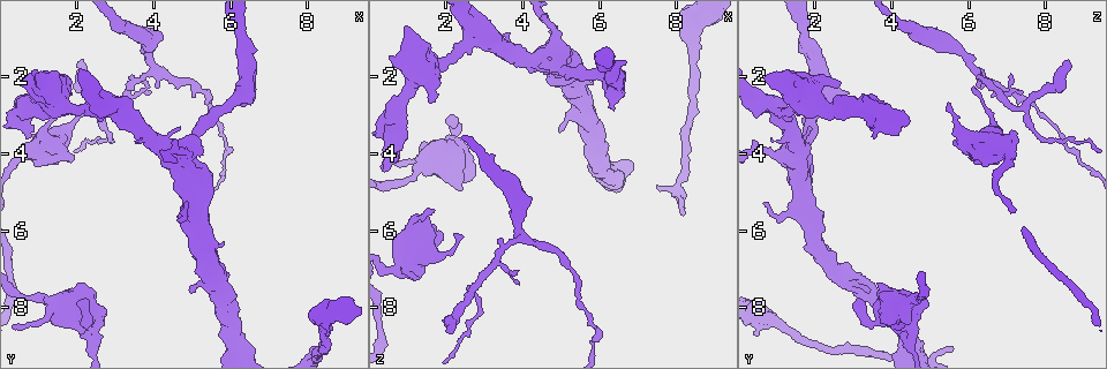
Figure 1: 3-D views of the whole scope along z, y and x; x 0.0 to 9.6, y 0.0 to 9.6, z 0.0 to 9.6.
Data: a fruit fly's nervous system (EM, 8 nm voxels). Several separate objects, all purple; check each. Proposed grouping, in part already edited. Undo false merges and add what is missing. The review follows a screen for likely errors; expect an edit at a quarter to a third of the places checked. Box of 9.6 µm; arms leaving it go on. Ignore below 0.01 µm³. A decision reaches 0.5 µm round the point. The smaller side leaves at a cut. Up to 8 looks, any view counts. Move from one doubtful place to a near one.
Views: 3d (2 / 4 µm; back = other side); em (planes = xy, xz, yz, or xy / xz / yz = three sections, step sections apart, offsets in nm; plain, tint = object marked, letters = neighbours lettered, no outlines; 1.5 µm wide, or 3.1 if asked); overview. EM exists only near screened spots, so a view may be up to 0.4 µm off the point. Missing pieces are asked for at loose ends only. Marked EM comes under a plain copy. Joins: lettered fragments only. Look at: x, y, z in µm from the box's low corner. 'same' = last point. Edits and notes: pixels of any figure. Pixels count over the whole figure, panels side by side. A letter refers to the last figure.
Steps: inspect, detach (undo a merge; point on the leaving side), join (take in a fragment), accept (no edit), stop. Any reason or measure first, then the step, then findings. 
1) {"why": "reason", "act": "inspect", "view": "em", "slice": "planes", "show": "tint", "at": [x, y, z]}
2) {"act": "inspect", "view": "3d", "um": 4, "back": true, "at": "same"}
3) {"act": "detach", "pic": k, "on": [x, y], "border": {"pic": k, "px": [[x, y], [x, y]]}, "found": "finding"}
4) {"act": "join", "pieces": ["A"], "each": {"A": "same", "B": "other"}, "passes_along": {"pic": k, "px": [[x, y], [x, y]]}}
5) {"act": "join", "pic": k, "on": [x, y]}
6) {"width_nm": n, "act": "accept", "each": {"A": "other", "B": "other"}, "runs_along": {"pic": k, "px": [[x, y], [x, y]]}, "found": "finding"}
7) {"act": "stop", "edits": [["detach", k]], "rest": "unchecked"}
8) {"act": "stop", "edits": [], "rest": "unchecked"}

{"why": "an open end", "act": "inspect", "view": "em", "slice": "planes", "show": "tint", "at": [2.35, 2.30, 6.15]}

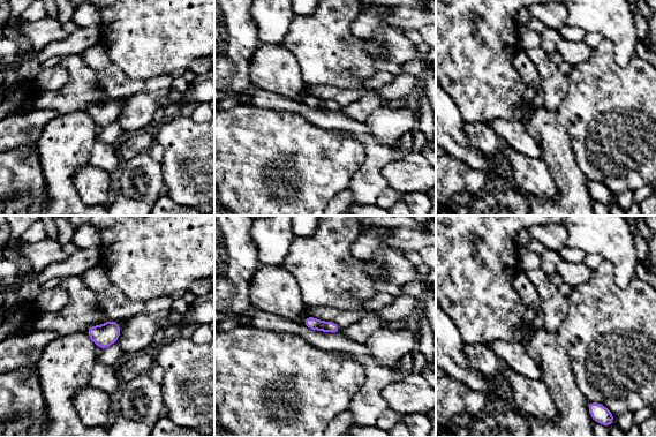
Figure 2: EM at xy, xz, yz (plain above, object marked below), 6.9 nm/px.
{"act": "inspect", "view": "em", "slice": "planes", "show": "letters", "at": "same"}

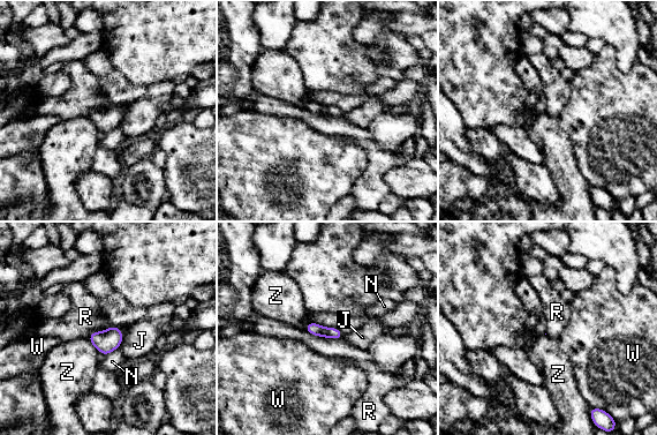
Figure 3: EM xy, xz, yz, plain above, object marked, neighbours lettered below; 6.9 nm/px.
{"width_nm": 80, "act": "accept", "each": {"J": "other", "N": "other", "R": "other", "W": "other", "Z": "other"}, "border": {"pic": 3, "px": [[303, 329], [319, 336], [342, 338]]}, "found": "none of them fits"}

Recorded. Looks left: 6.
{"why": "sudden change in width", "act": "inspect", "view": "em", "slice": "planes", "show": "letters", "at": [2.35, 8.95, 4.45]}

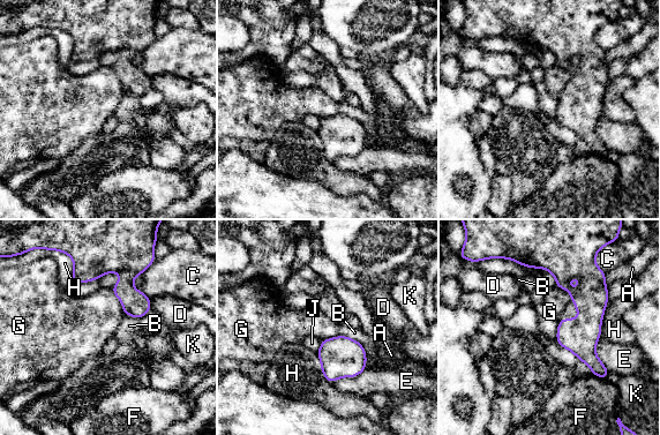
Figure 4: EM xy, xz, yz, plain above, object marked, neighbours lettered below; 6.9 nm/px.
{"width_nm": 260, "act": "accept", "each": {"A": "other", "B": "other", "C": "other", "D": "other", "E": "other", "F": "other", "G": "other", "H": "other", "J": "other", "K": "other"}, "runs_along": {"pic": 4, "px": [[571, 261], [589, 278], [589, 357], [604, 375]]}, "found": "continuous, no second cell"}

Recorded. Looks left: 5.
{"act": "inspect", "view": "em", "slice": "planes", "show": "tint", "at": [0.65, 7.70, 4.75]}

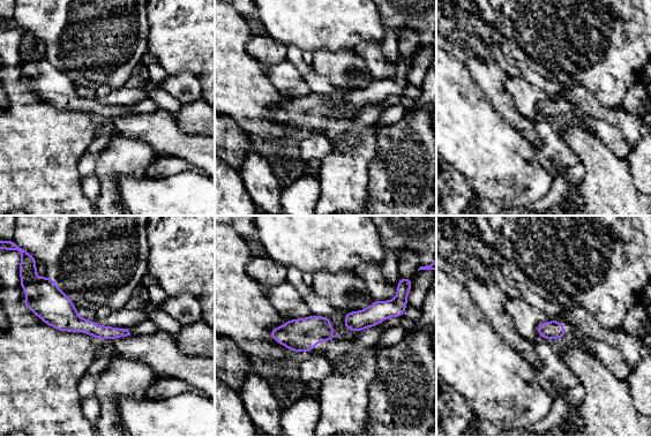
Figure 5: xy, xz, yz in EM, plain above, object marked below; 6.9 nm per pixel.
{"act": "inspect", "view": "em", "slice": "planes", "show": "letters", "at": "same"}

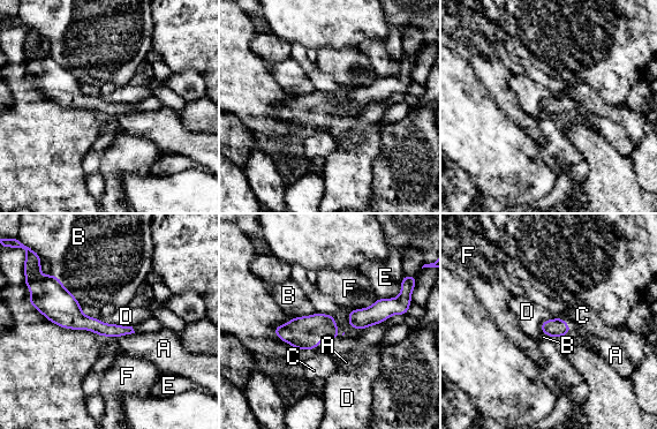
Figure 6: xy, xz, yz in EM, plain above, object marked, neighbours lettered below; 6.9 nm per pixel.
{"act": "accept", "each": {"A": "other", "B": "other", "C": "other", "D": "other", "E": "other", "F": "other"}, "runs_along": {"pic": 6, "px": [[43, 309], [129, 330]]}, "found": "one cell here"}

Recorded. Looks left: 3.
{"act": "stop", "edits": [], "rest": "unchecked"}

